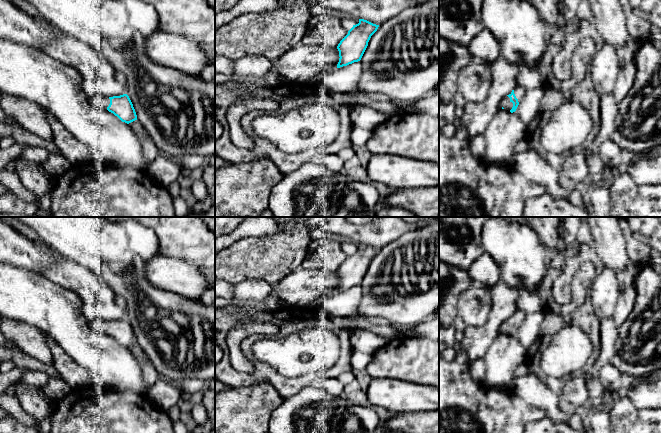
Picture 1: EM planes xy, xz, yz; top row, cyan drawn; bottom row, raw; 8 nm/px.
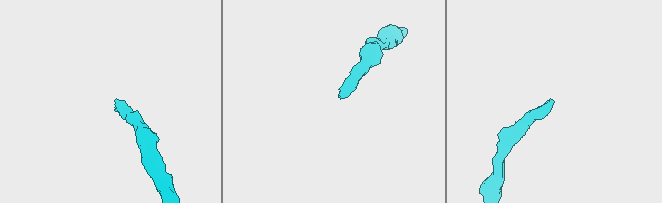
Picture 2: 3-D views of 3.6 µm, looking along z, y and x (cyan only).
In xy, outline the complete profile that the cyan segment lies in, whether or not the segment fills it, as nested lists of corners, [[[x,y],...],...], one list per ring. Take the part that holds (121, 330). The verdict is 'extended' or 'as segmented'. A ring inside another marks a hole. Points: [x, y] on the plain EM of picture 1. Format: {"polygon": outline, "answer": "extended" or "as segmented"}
{"polygon": [[[127,318],[120,320],[109,321],[110,328],[106,328],[106,321],[104,319],[97,319],[88,322],[91,329],[98,333],[107,333],[109,336],[117,340],[122,346],[127,348],[137,344],[137,339],[133,328]]], "answer": "extended"}

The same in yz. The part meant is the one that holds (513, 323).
{"polygon": [[[512,314],[512,316],[507,319],[509,322],[510,322],[510,326],[511,328],[508,329],[508,328],[503,328],[503,332],[509,334],[511,337],[515,336],[518,329],[519,329],[519,326],[518,326],[518,323],[516,322],[515,318],[514,318],[514,314]]], "answer": "extended"}

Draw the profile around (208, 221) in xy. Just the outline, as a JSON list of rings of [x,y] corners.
[[[198,217],[208,229],[215,234],[215,217]]]

